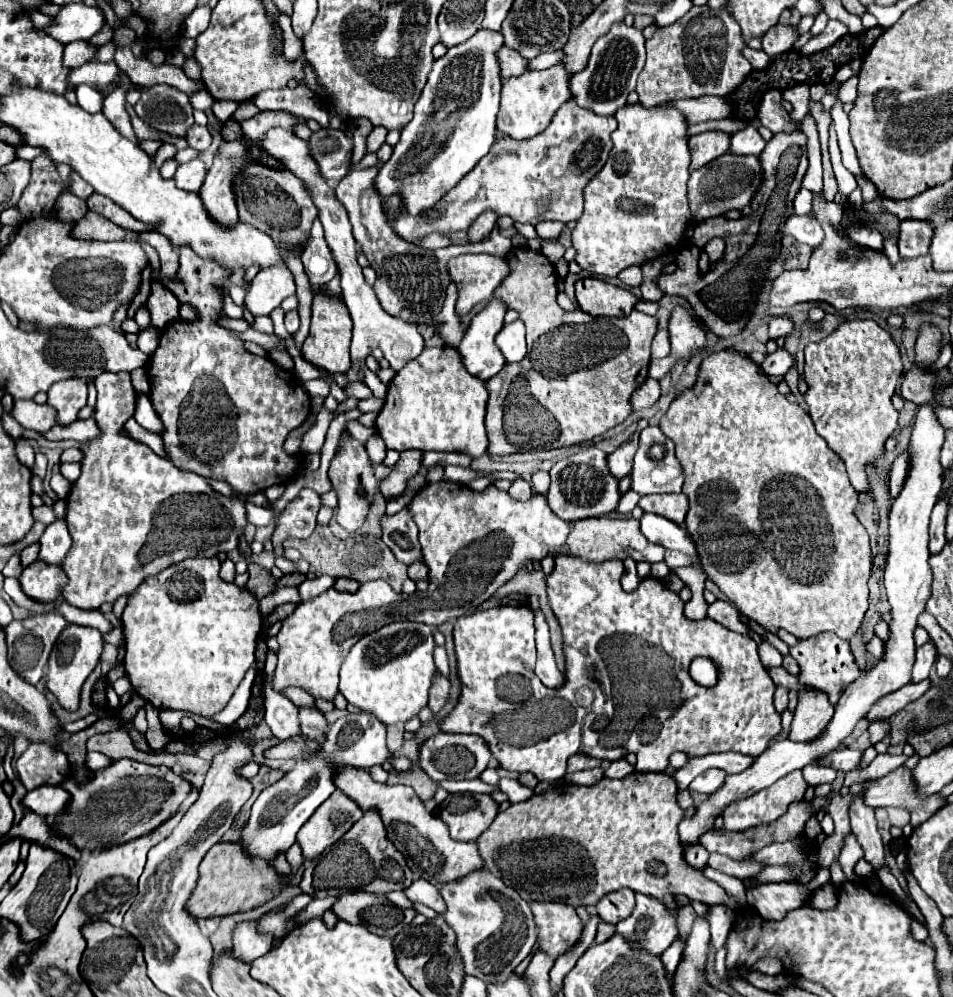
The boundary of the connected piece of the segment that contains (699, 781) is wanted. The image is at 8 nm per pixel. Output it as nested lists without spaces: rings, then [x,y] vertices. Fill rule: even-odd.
[[[708,769],[708,771],[704,771],[702,775],[698,775],[698,777],[690,783],[690,791],[698,791],[698,793],[710,795],[710,793],[714,793],[716,789],[722,787],[724,777],[726,777],[726,773],[724,773],[722,769]]]

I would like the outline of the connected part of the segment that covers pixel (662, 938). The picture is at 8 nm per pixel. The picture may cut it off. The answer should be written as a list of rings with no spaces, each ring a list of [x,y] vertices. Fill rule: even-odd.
[[[642,893],[636,895],[636,909],[632,911],[632,915],[626,919],[626,921],[620,921],[616,925],[616,933],[620,935],[642,935],[640,939],[636,941],[630,941],[630,943],[636,943],[638,947],[646,949],[648,953],[652,955],[660,955],[662,951],[666,951],[666,947],[672,943],[672,939],[678,935],[678,929],[676,929],[676,919],[674,915],[666,909],[666,905],[654,897],[646,897]]]

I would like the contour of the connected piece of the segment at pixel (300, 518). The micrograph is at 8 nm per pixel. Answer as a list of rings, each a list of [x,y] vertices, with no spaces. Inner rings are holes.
[[[302,489],[294,501],[276,517],[272,543],[282,545],[290,537],[308,537],[316,527],[316,513],[320,509],[320,495],[312,489]]]

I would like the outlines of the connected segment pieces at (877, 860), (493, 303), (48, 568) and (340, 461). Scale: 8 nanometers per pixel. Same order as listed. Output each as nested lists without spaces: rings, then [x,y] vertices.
[[[856,783],[850,787],[850,793],[854,793],[854,805],[850,805],[850,823],[852,823],[852,833],[858,837],[858,843],[864,849],[864,859],[872,865],[874,871],[886,867],[884,861],[884,845],[876,827],[876,817],[874,809],[868,807],[862,799],[858,799],[860,789],[864,783]]]
[[[490,299],[490,303],[472,317],[464,339],[458,345],[458,353],[466,371],[482,381],[492,379],[506,363],[494,343],[494,337],[504,325],[504,315],[506,305],[498,299]]]
[[[34,561],[18,577],[22,591],[36,603],[52,603],[60,595],[60,587],[66,583],[66,575],[60,565],[44,565]]]
[[[340,435],[340,443],[336,447],[336,455],[330,463],[330,471],[328,477],[332,481],[332,487],[338,493],[338,511],[336,511],[336,521],[348,529],[348,531],[356,531],[360,529],[360,525],[366,519],[372,495],[378,493],[378,481],[374,477],[372,471],[372,463],[368,459],[368,453],[364,449],[364,445],[360,441],[356,441],[352,435]]]

